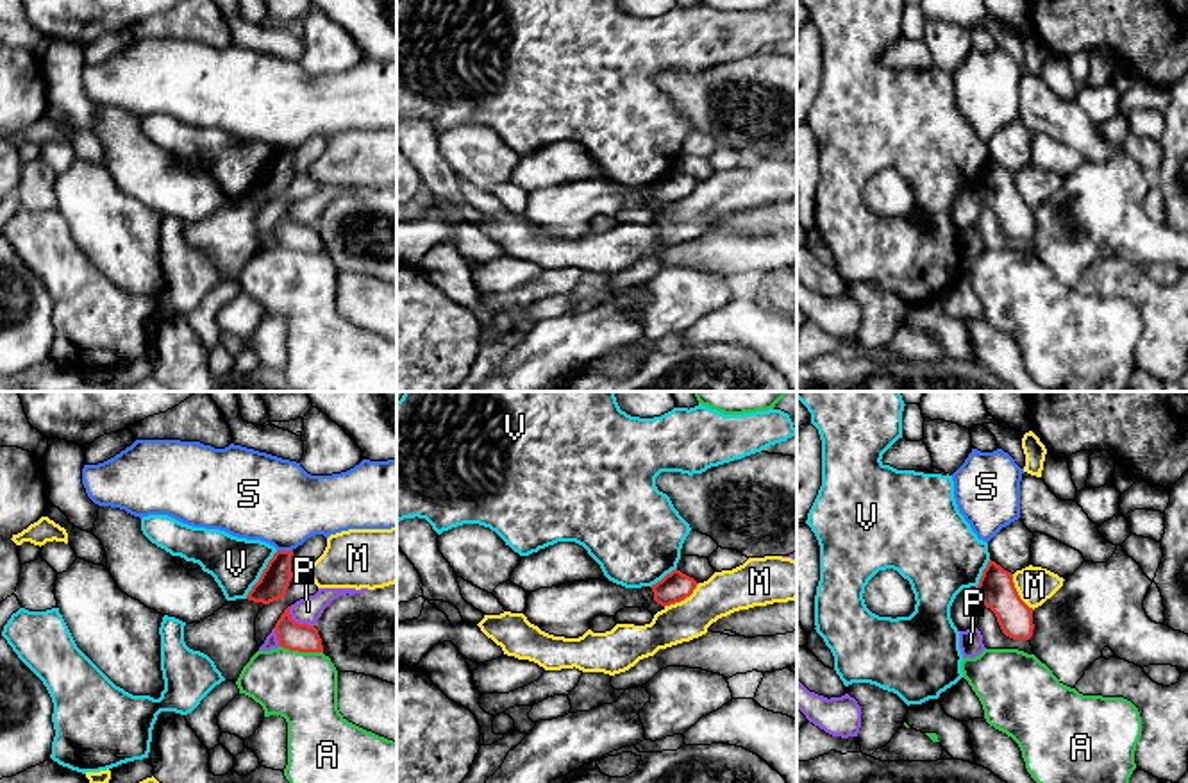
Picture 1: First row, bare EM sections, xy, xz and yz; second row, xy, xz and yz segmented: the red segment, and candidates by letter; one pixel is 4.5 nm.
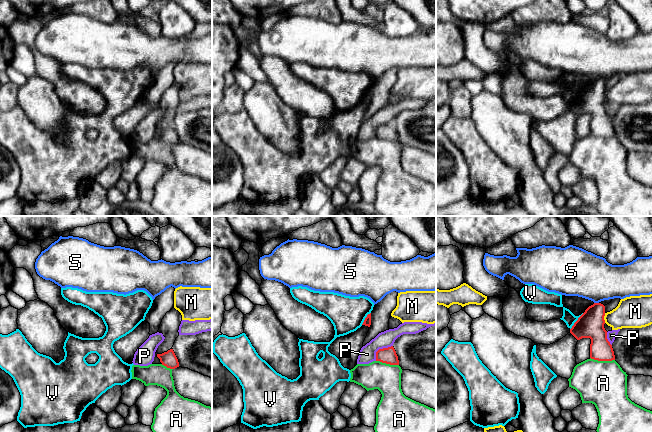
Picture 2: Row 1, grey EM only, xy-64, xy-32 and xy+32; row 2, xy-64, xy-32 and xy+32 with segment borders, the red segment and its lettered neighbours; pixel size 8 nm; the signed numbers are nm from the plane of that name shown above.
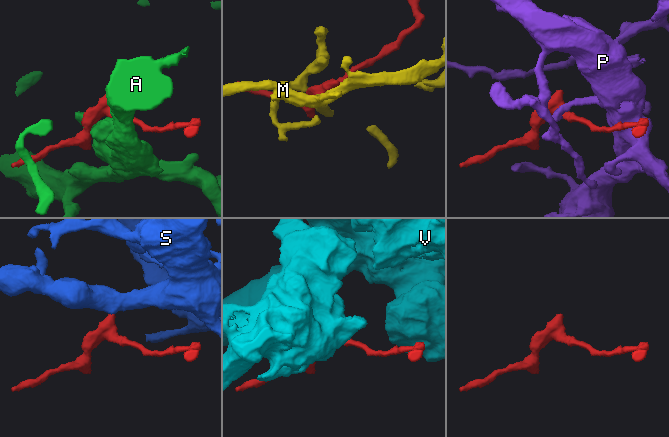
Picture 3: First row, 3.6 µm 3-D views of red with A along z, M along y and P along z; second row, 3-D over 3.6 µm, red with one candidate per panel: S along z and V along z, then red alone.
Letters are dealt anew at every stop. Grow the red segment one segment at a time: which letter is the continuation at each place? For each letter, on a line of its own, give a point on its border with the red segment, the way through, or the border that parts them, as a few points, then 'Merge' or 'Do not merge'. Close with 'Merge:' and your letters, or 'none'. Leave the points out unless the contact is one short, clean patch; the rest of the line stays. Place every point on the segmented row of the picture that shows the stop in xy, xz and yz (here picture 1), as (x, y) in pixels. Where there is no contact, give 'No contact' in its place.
A: Touches red at xy (302, 651). Boundary: xy (281, 646), (292, 651), (322, 653). Do not merge
M: Touches red at xz (683, 599). Do not merge
P: Touches red at xy (297, 623). Boundary: xy (288, 608), (295, 621), (313, 626). Do not merge
S: Touches red at xy (284, 551). Boundary: xy (277, 549), (292, 551). Do not merge
V: Touches red at xy (261, 574). Do not merge
Merge: none

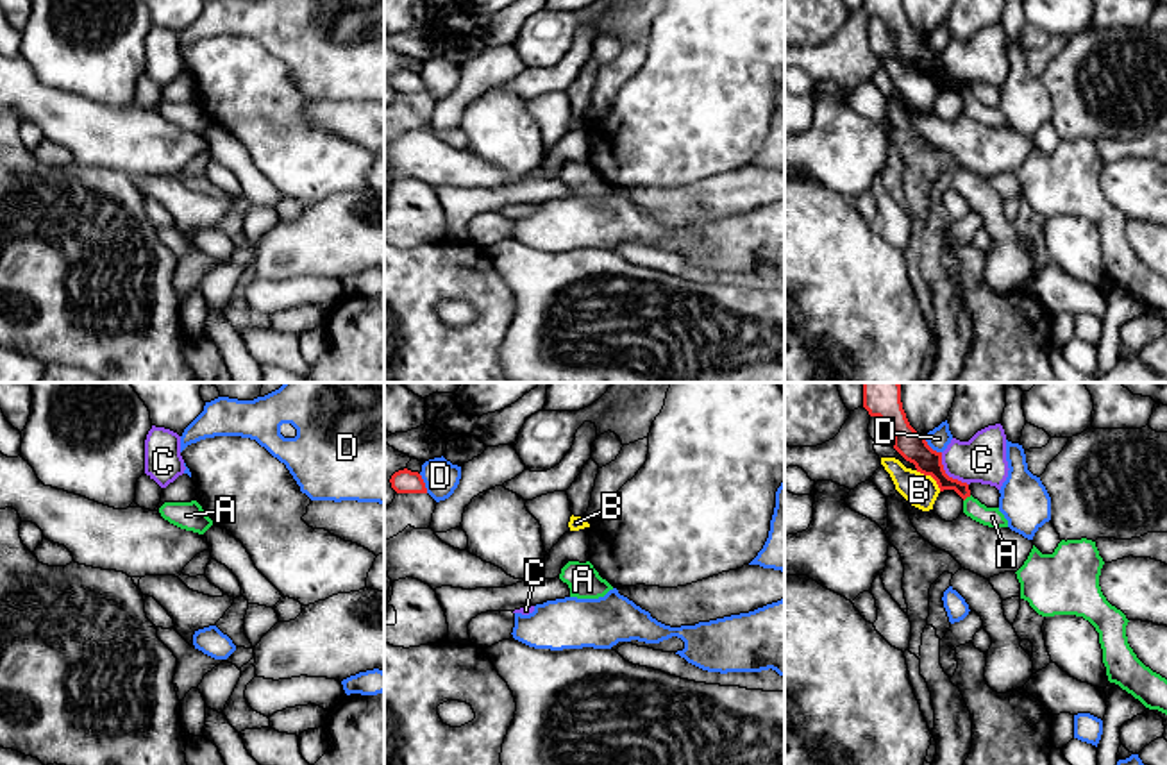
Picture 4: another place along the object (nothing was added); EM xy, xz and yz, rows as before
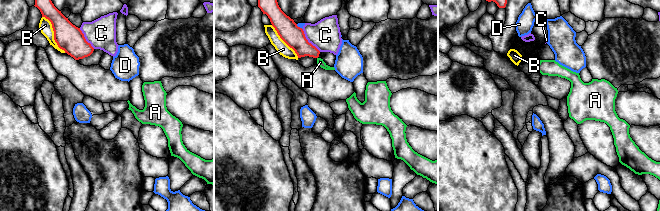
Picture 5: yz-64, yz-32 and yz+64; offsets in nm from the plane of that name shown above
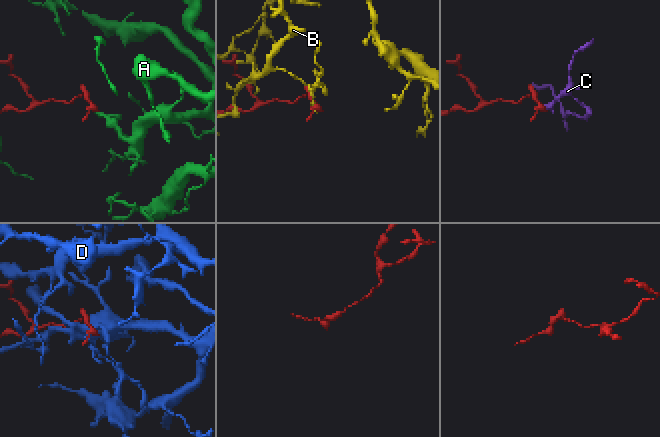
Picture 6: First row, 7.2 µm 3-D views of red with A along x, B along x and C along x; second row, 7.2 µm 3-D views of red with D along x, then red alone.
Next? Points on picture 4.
A: Touches red at yz (967, 495). Path across: yz (928, 462), (967, 495), (983, 515), (992, 517). Merge
B: Touches red at yz (930, 474). Boundary: yz (915, 470), (930, 476), (940, 490). Do not merge
C: Touches red at yz (946, 474). Boundary: yz (940, 453), (944, 470), (967, 485). Do not merge
D: Touches red at yz (930, 447). Do not merge
Merge: A

